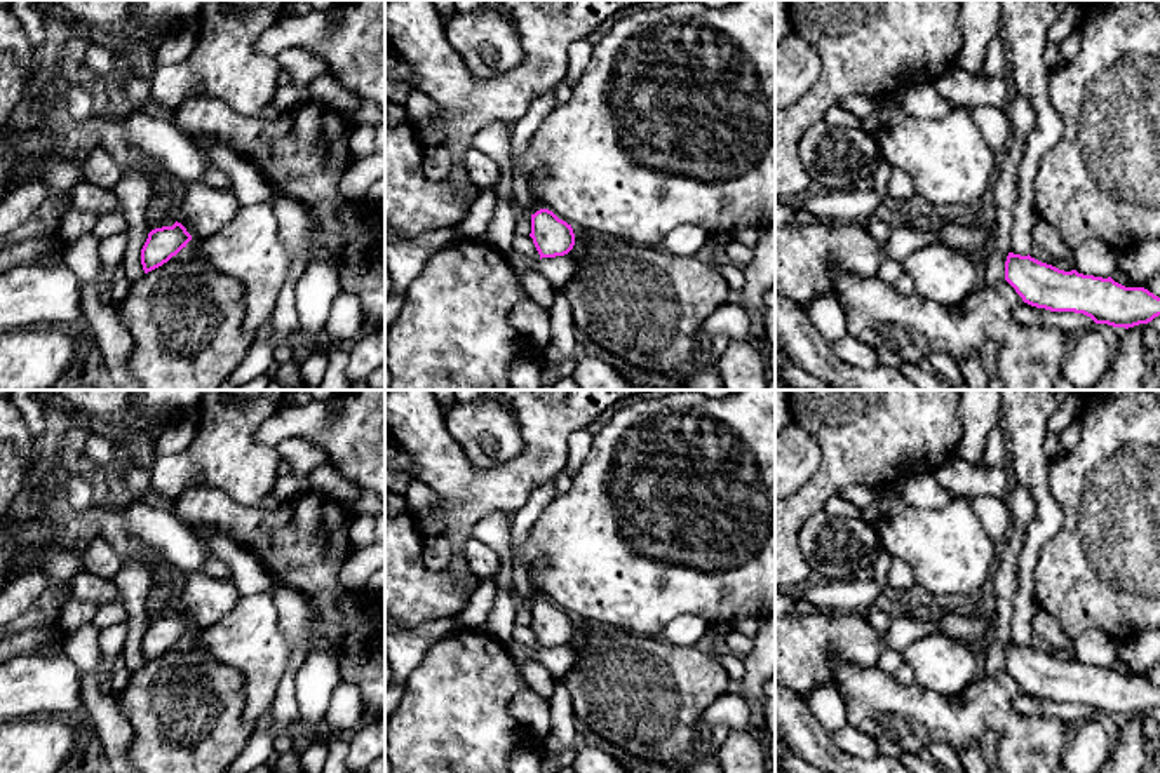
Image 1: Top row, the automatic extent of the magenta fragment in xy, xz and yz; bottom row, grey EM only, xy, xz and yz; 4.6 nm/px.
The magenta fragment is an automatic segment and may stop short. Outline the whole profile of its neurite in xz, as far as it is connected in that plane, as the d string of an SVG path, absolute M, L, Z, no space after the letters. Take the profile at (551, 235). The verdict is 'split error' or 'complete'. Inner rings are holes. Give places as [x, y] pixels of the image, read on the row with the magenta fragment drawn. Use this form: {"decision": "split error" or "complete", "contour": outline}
{"decision": "split error", "contour": "M535 185L529 186L529 216L531 216L531 233L533 244L542 258L556 258L568 254L575 245L575 233L571 225L559 219L552 211L549 211L536 193Z"}

